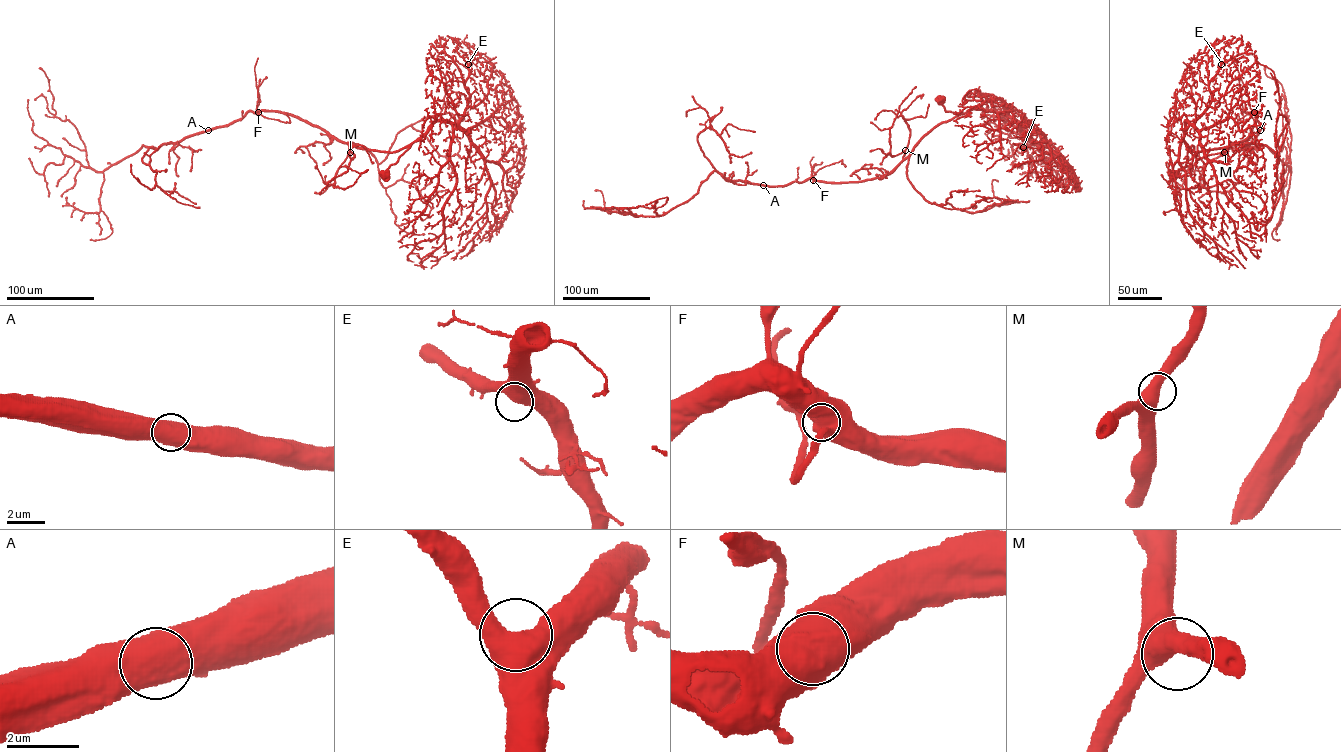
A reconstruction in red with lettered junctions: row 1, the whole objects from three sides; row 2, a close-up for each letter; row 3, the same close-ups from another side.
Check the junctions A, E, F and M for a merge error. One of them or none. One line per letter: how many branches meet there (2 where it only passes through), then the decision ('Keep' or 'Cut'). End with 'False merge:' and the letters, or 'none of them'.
A: Branches: 2. Keep
E: Branches: 2. Keep
F: Branches: 2. Keep
M: Branches: 2. Keep
False merge: none of them

